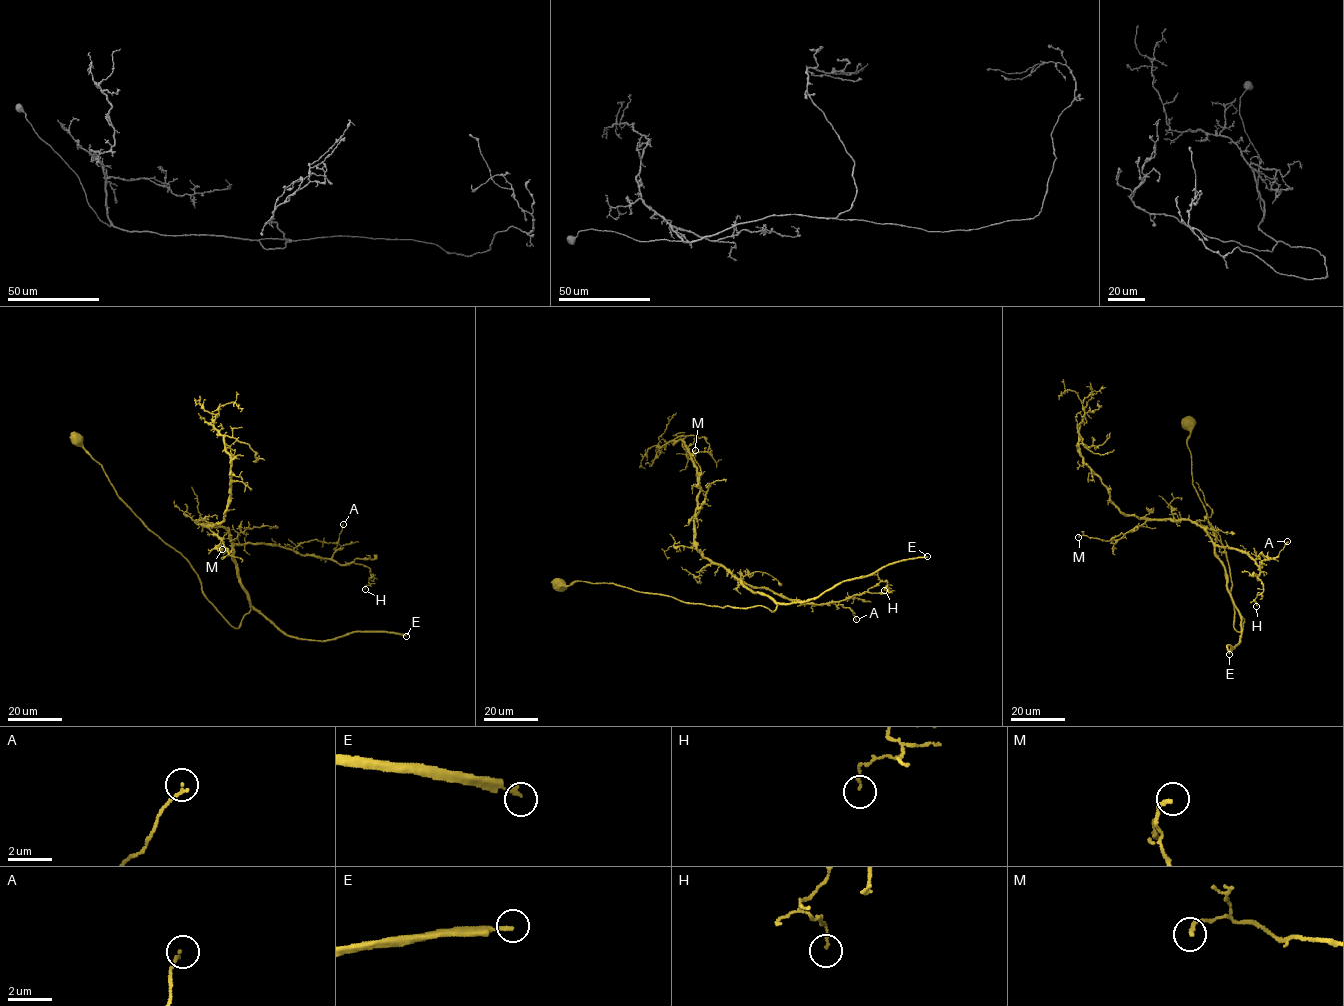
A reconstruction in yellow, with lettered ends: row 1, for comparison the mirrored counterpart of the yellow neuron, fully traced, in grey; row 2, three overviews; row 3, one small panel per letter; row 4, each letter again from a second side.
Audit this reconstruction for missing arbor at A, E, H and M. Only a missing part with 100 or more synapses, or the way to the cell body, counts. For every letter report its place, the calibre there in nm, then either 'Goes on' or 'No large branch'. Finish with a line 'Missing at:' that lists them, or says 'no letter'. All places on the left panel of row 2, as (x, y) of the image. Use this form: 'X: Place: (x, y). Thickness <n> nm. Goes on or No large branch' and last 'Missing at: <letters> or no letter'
A: Place: (343, 524). Thickness 140 nm. No large branch
E: Place: (406, 636). Thickness 180 nm. Goes on
H: Place: (365, 589). Thickness 100 nm. No large branch
M: Place: (222, 549). Thickness 170 nm. No large branch
Missing at: E

